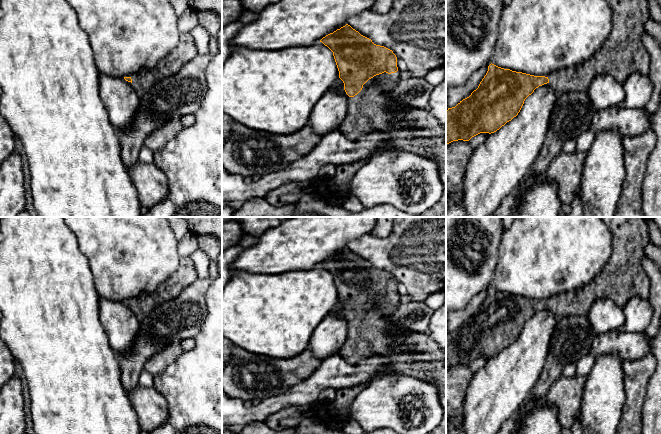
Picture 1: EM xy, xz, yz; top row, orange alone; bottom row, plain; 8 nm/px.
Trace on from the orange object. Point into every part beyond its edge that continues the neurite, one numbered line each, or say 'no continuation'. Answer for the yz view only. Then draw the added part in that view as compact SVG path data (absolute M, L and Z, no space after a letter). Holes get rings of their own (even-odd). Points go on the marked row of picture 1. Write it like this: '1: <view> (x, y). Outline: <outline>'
1: yz (623, 52). Outline: M606 0L612 11L612 30L601 48L588 60L578 65L553 72L549 83L559 93L587 92L591 80L598 74L609 74L618 82L626 80L631 72L648 75L650 55L643 44L645 23L650 17L647 0Z

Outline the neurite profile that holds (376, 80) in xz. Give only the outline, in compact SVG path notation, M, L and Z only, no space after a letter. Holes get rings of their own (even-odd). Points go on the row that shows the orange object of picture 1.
M381 74L374 76L373 78L369 79L363 86L366 89L379 87L381 83Z

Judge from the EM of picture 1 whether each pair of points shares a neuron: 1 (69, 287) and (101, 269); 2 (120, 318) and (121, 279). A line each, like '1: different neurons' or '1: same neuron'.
1: different neurons
2: different neurons

